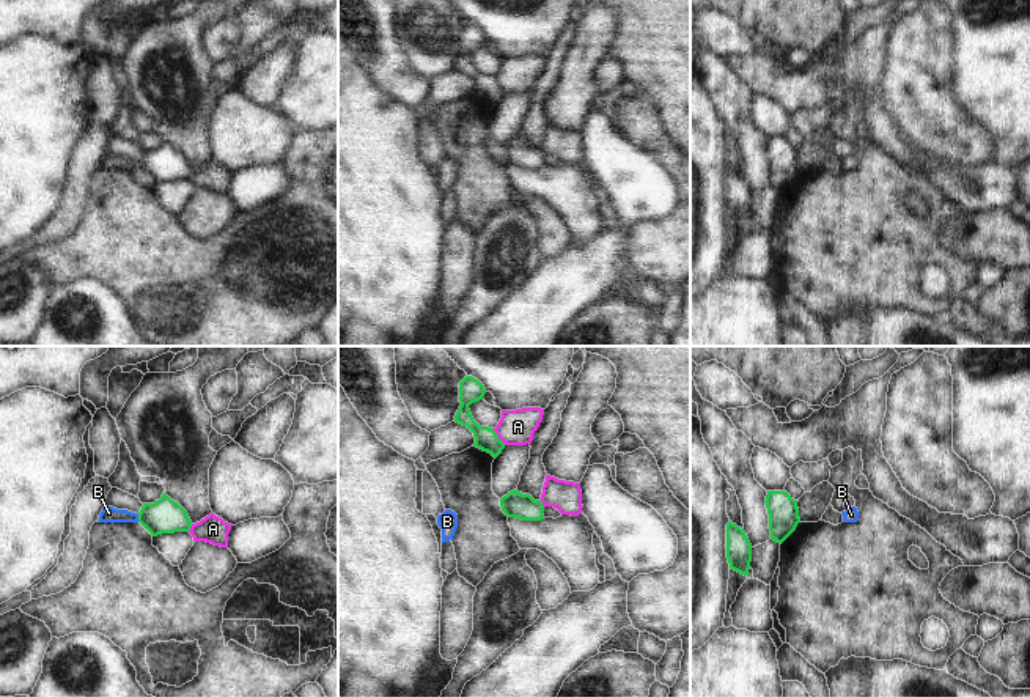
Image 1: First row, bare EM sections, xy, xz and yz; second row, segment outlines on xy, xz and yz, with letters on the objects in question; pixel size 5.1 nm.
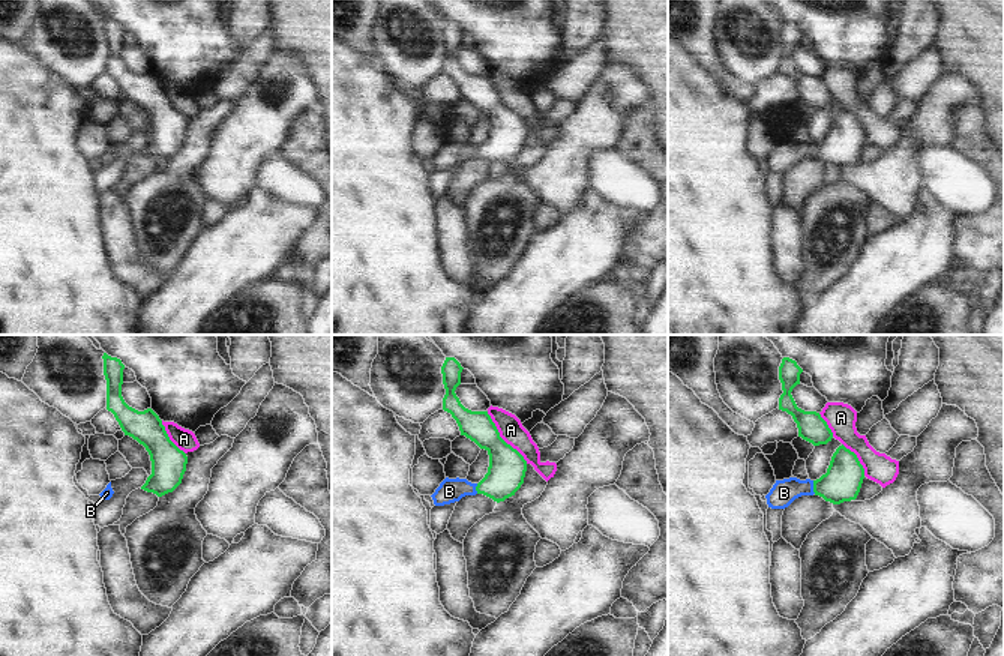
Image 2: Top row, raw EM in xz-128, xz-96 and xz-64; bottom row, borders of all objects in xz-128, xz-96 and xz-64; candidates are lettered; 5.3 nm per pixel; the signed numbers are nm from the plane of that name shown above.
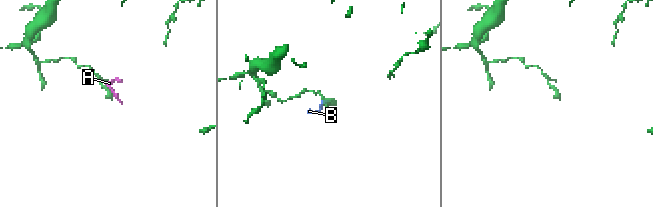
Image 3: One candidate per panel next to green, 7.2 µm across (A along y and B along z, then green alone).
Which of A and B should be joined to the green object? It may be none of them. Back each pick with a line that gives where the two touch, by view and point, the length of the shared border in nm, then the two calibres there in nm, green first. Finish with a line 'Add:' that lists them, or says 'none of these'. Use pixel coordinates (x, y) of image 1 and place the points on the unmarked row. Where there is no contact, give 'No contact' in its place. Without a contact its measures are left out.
B: Touches green at xy (139, 165). Shared border 40 nm. Thickness 180 nm (green) against 80 nm
Add: B

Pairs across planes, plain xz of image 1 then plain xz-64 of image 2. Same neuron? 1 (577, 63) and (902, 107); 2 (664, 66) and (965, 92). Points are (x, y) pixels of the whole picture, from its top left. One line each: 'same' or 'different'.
1: different
2: different

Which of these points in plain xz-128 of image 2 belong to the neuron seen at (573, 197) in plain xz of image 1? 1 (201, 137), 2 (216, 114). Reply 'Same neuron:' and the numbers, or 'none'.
Same neuron: none

